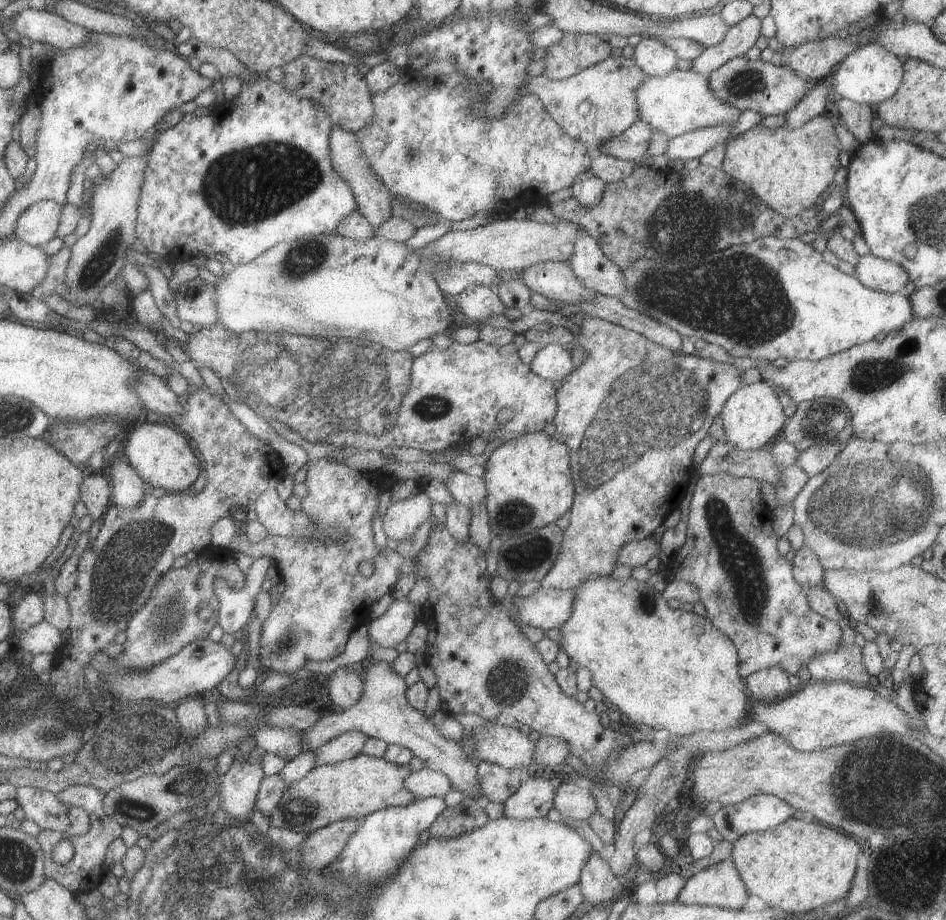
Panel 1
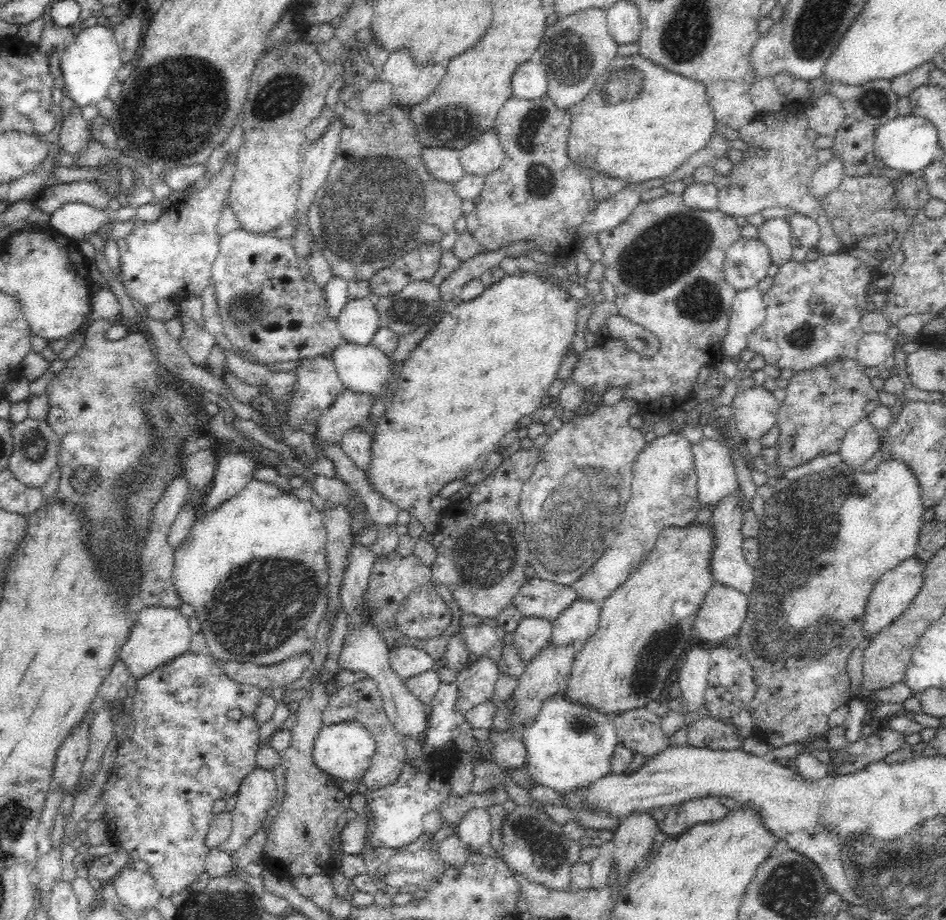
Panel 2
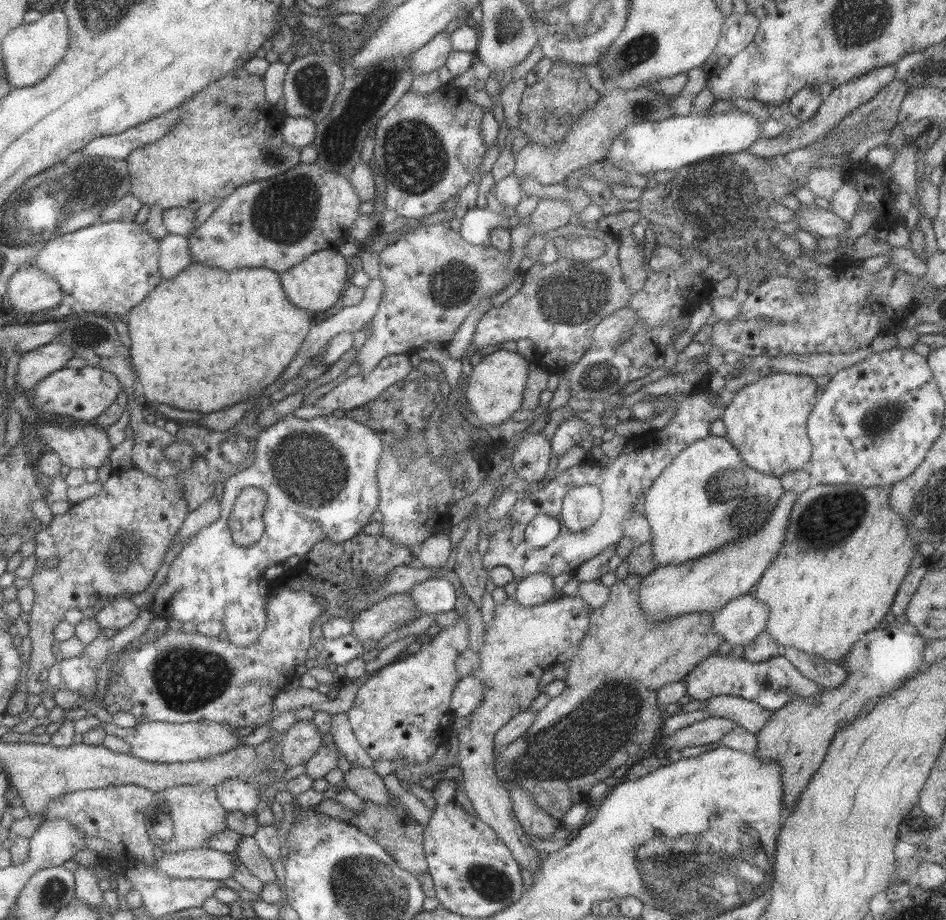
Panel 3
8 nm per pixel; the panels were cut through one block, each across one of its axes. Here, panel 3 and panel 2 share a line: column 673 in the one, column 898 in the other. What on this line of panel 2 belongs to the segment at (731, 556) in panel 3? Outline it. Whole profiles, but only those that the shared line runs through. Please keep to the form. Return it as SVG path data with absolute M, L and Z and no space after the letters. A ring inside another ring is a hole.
M916 555L882 574L871 590L866 604L866 612L863 614L862 624L864 625L864 631L866 631L865 636L871 636L872 638L880 629L888 626L895 618L901 616L920 592L924 574L925 562L921 561Z

